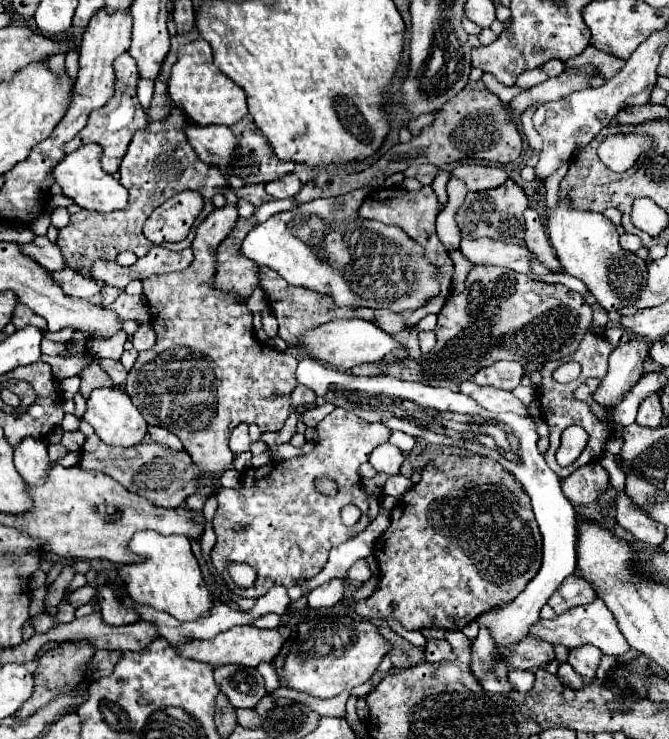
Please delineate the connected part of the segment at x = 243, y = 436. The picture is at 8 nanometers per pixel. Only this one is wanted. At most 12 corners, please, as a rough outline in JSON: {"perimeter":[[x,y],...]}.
{"perimeter":[[241,422],[229,438],[233,454],[249,450],[249,430]]}

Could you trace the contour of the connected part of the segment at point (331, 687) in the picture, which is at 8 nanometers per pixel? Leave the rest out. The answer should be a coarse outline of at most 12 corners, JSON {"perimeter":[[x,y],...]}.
{"perimeter":[[305,618],[285,660],[297,692],[367,682],[389,644],[369,620]]}

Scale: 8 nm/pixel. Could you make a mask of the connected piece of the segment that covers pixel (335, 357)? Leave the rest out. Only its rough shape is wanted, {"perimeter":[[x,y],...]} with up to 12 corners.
{"perimeter":[[327,322],[303,334],[305,356],[349,370],[409,350],[373,322]]}

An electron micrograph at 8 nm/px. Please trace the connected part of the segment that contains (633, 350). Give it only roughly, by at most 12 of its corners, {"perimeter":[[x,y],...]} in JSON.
{"perimeter":[[633,340],[609,356],[593,400],[613,410],[645,374],[649,342]]}

